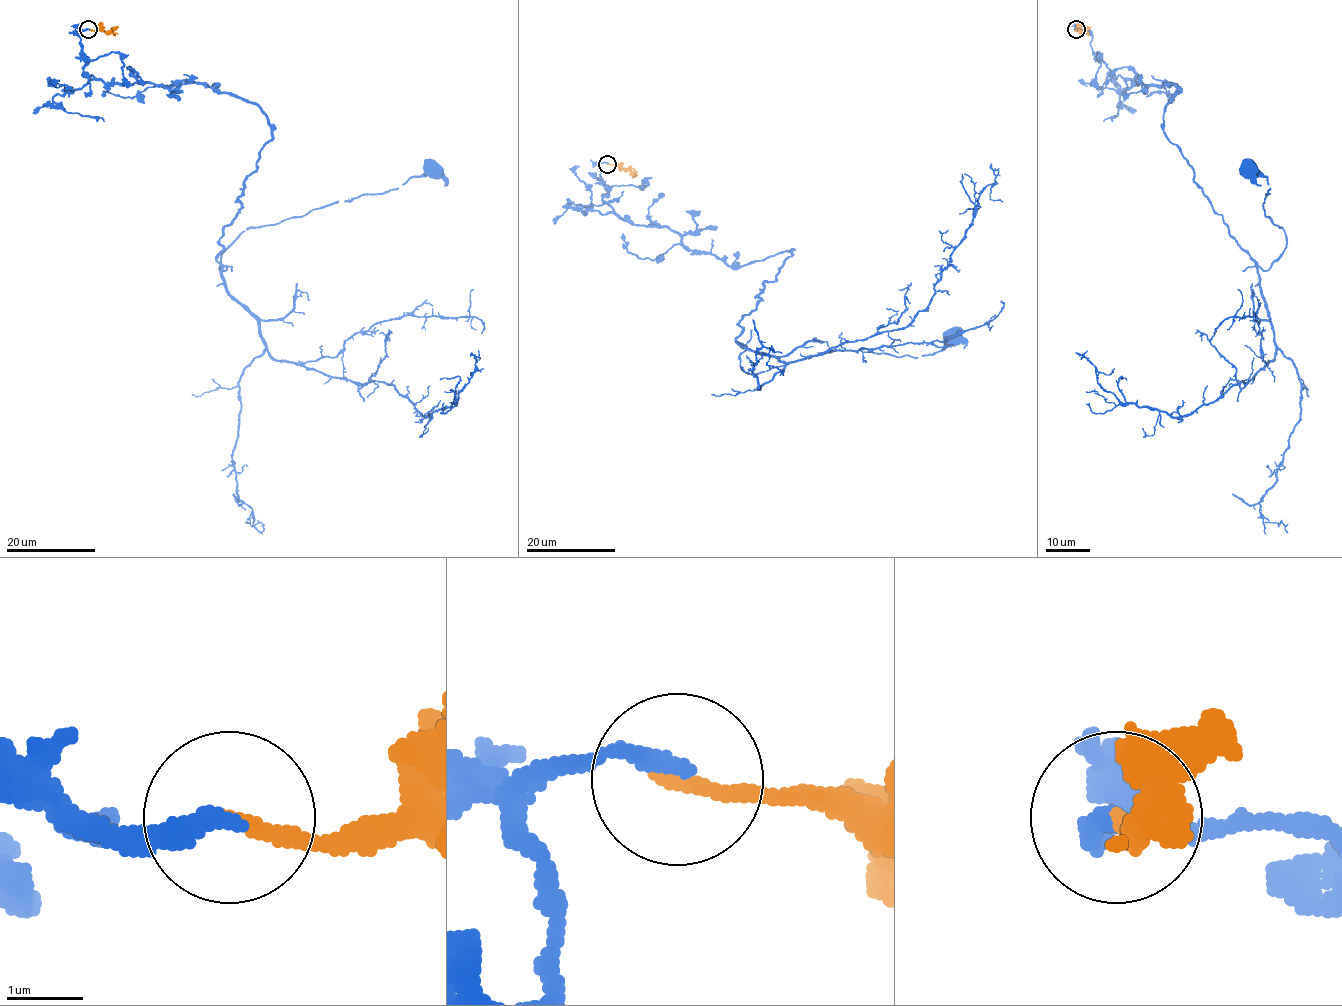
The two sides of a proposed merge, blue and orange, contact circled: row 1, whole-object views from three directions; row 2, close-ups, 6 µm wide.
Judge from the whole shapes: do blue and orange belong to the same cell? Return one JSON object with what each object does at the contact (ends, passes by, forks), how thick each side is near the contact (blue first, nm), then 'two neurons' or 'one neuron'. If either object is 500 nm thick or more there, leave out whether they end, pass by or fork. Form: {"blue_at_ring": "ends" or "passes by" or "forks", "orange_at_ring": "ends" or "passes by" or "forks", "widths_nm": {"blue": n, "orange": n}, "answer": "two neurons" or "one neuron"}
{"blue_at_ring": "ends", "orange_at_ring": "ends", "widths_nm": {"blue": 260, "orange": 200}, "answer": "one neuron"}

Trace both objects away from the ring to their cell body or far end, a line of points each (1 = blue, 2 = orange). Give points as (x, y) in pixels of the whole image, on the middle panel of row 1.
1: (607, 163), (624, 219), (730, 266), (789, 250), (739, 321), (748, 373), (949, 338)
2: (607, 164), (619, 165), (637, 175)

